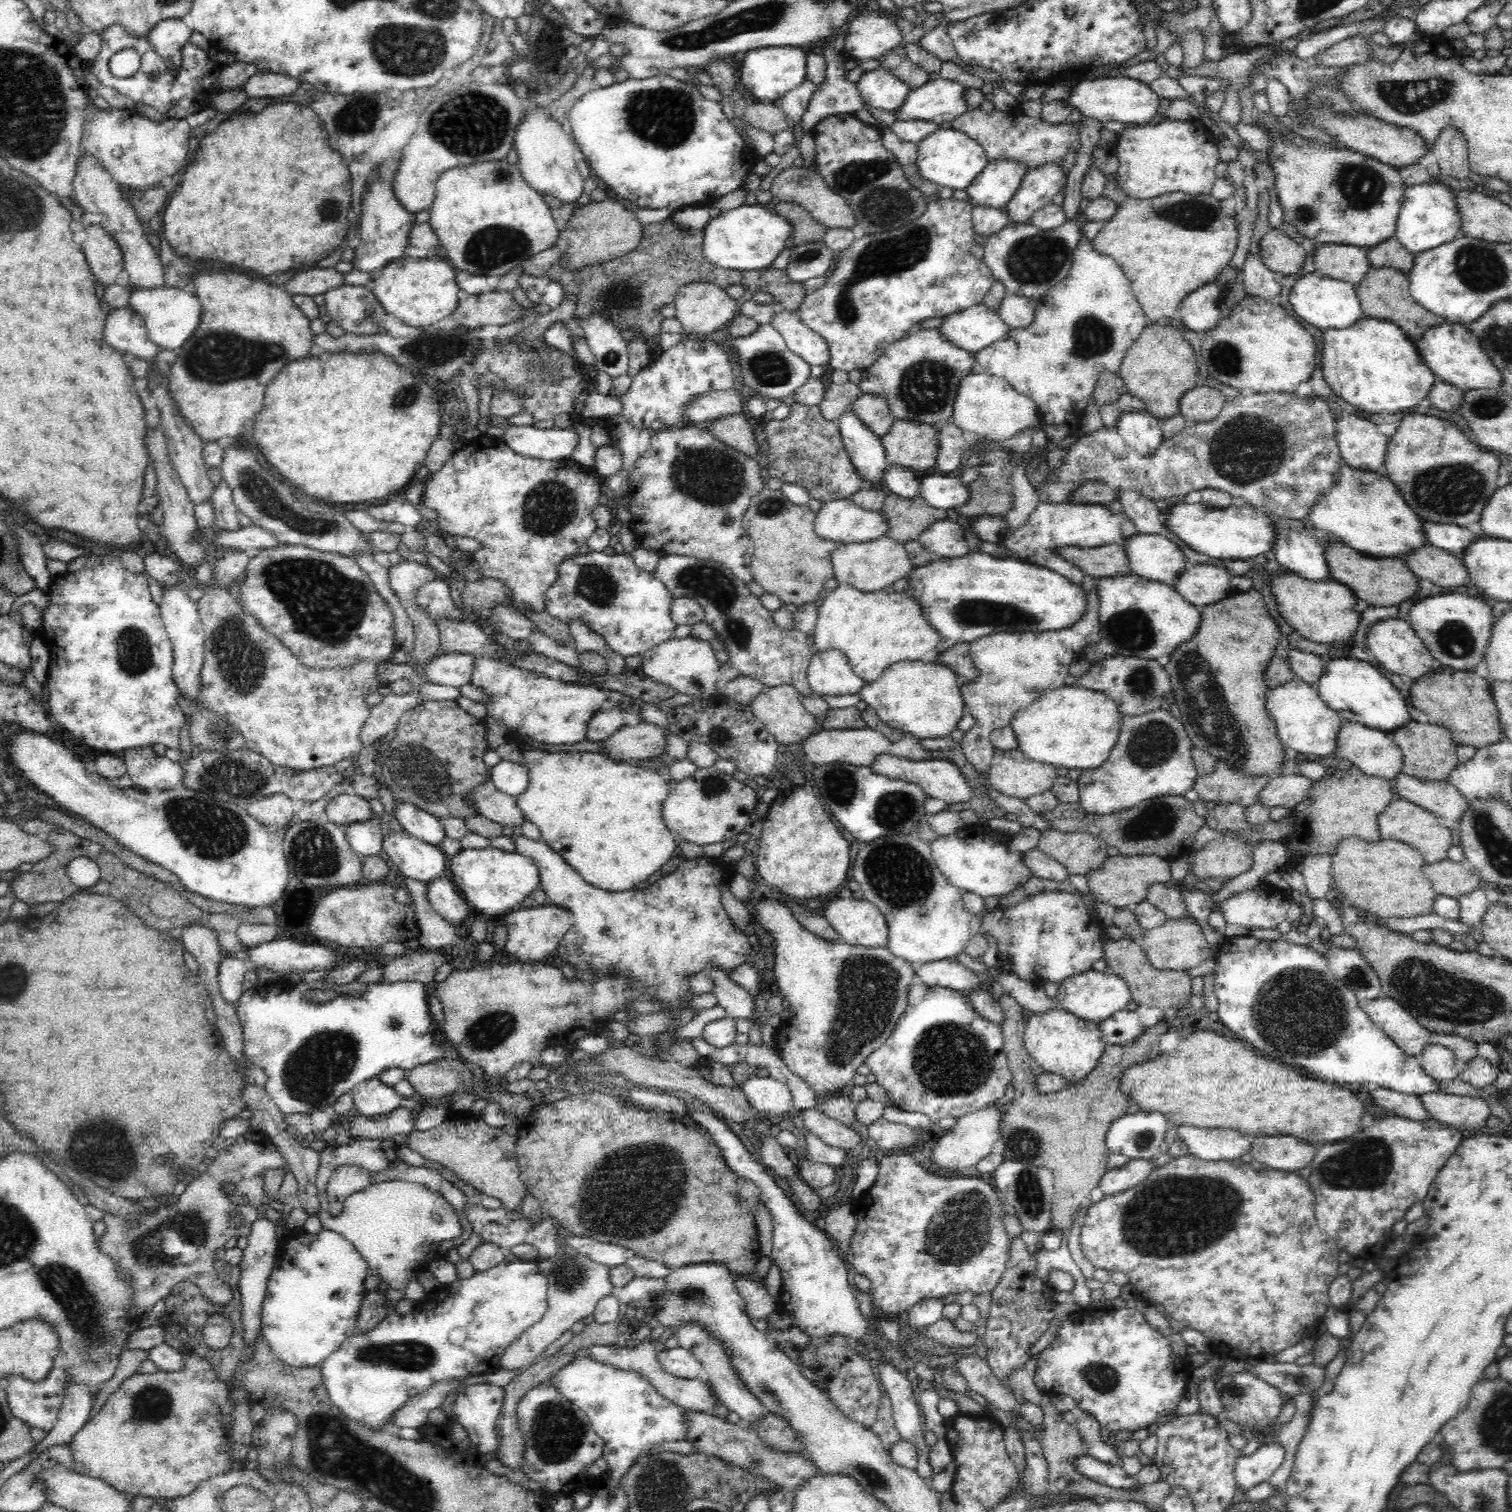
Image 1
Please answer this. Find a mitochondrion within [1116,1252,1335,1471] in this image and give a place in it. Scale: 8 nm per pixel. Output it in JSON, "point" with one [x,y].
{"point":[1237,1394]}

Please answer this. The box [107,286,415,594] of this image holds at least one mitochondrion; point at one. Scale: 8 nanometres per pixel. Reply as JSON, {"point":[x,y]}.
{"point":[218,357]}

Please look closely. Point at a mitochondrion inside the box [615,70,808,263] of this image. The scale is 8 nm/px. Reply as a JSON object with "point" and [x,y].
{"point":[665,116]}

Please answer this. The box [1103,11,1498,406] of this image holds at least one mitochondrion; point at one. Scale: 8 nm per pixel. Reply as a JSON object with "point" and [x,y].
{"point":[1406,97]}

